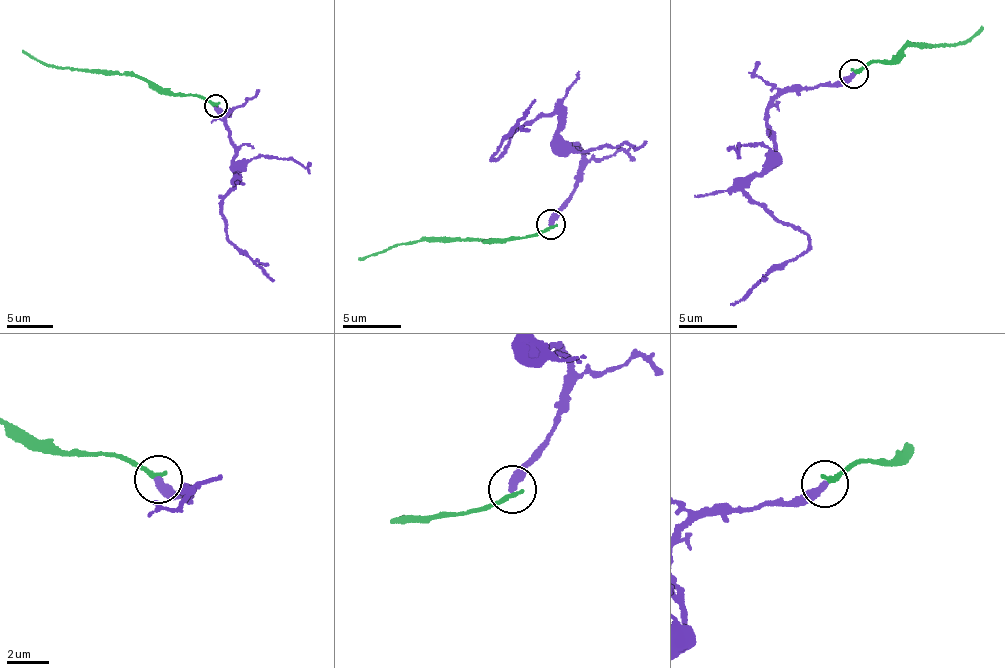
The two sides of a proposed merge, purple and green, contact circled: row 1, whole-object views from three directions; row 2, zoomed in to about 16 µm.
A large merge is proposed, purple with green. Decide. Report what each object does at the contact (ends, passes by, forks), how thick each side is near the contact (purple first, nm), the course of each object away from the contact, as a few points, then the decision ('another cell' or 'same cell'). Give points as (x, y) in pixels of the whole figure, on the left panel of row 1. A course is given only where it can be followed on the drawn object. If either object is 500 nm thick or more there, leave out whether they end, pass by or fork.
purple ends; green ends; calibres 380 and 200 nm; course purple (216, 106), (230, 113), (225, 111), (225, 122), (238, 181), (221, 213), (225, 218), (225, 235), (273, 280); course green (217, 107), (198, 96), (160, 93), (145, 80), (129, 74), (47, 67), (23, 49); another cell

